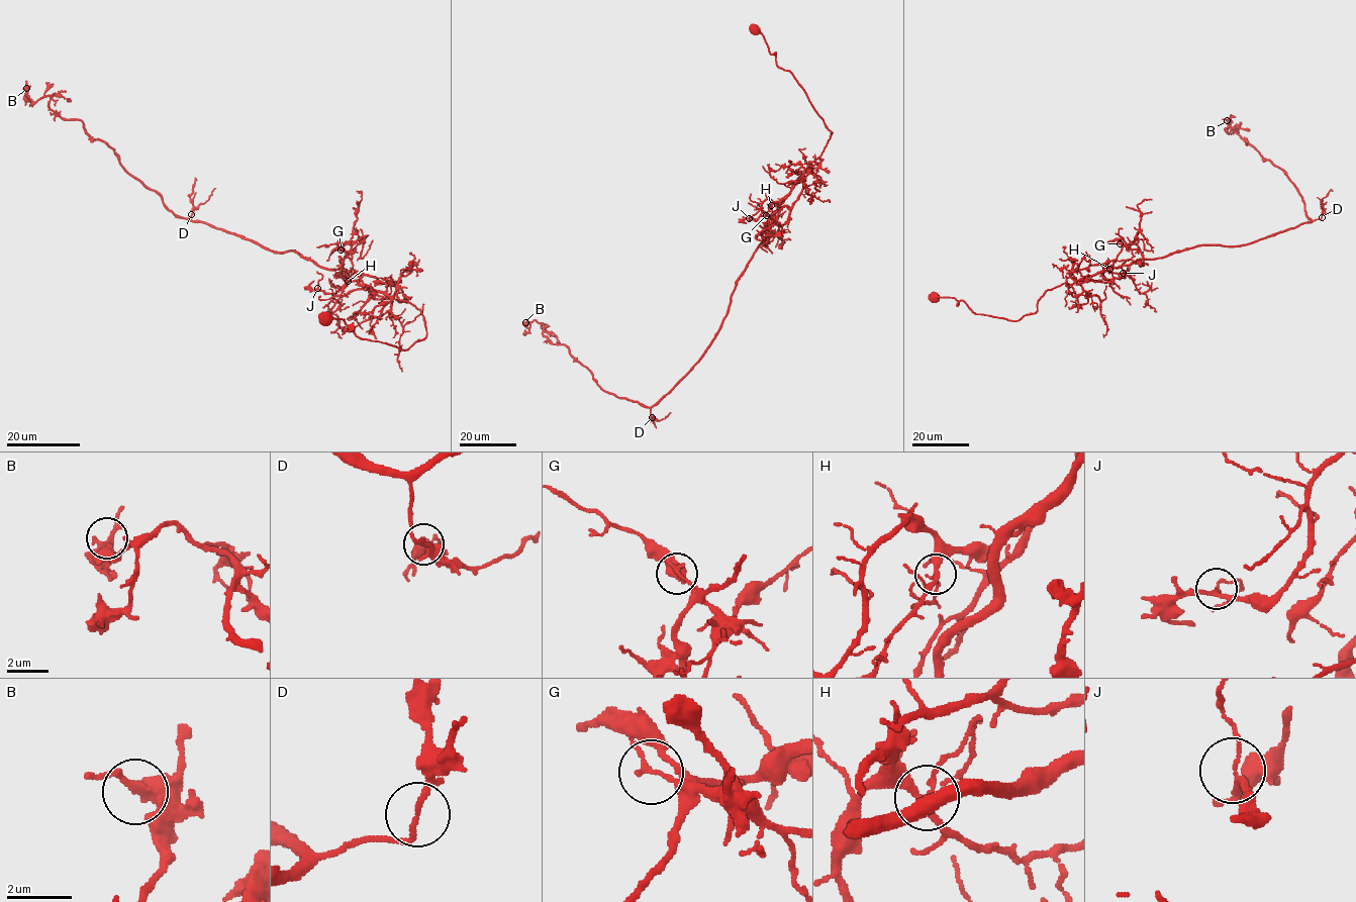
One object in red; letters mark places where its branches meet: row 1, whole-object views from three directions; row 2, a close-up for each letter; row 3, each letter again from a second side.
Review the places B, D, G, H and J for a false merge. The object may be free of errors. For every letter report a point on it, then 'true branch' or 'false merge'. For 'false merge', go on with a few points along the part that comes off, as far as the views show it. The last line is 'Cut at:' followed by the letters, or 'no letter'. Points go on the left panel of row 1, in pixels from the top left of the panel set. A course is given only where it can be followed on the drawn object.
B: at (26, 88); true branch
D: at (191, 214); true branch
G: at (341, 249); false merge; foreign part runs (341, 248), (353, 269), (406, 288)
H: at (348, 281); true branch
J: at (317, 288); true branch
Cut at: G

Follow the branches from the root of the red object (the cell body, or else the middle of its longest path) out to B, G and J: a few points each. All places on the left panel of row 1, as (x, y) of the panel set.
B: (324, 320), (402, 349), (426, 333), (422, 312), (395, 292), (177, 217), (105, 141), (26, 88)
G: (324, 320), (343, 319), (358, 336), (402, 349), (426, 333), (422, 312), (396, 286), (355, 271), (341, 248)
J: (324, 320), (343, 319), (358, 336), (402, 349), (426, 333), (419, 309), (357, 276), (338, 295), (317, 288)

